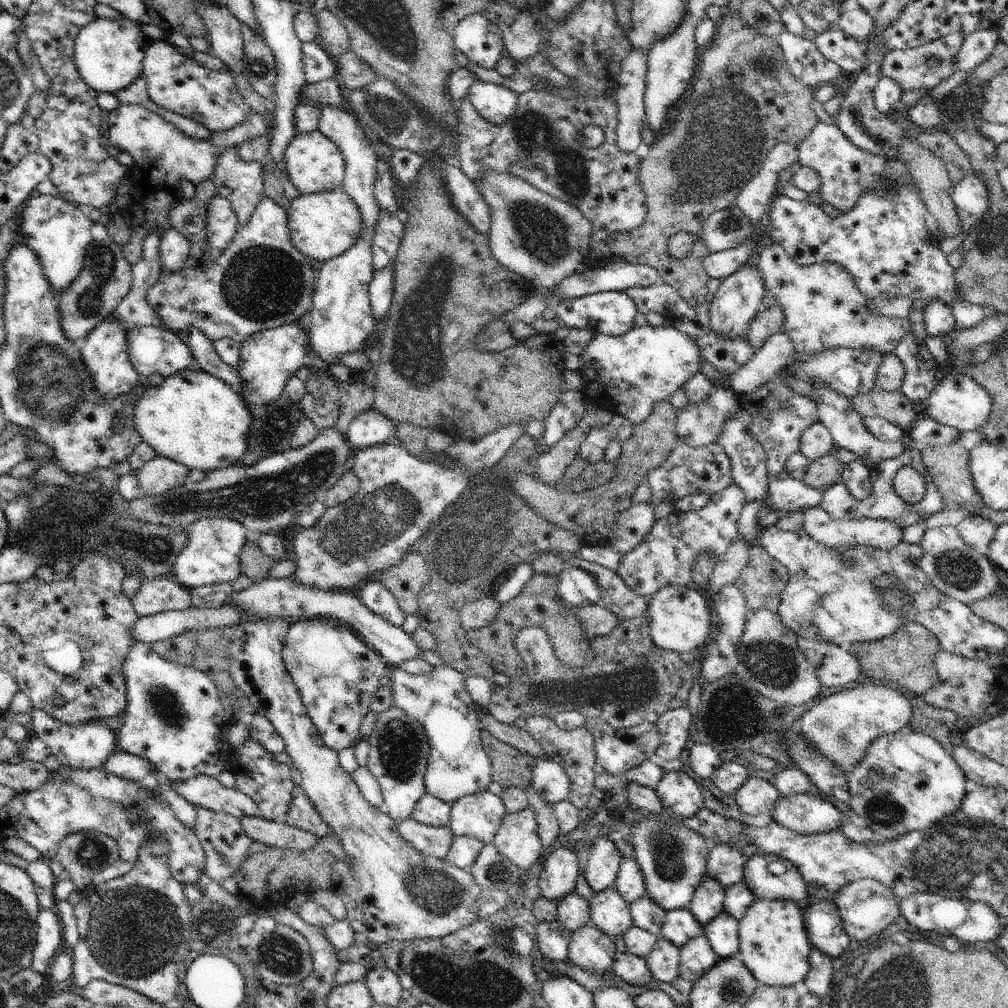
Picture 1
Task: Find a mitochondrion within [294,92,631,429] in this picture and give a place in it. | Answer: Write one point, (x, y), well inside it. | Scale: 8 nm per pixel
(415, 357)

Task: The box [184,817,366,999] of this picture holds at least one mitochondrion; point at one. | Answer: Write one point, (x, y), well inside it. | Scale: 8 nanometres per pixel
(279, 953)

